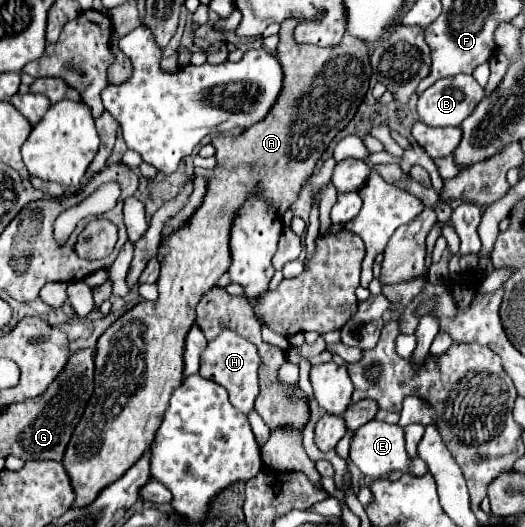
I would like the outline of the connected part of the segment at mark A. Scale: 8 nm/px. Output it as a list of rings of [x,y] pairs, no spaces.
[[[287,19],[281,23],[279,31],[279,47],[277,57],[285,71],[283,95],[279,95],[279,103],[271,109],[267,119],[259,121],[257,125],[249,127],[241,135],[217,135],[213,137],[211,145],[215,147],[217,165],[211,171],[195,171],[209,181],[207,195],[199,211],[191,217],[191,221],[171,233],[167,241],[159,247],[157,259],[161,263],[161,275],[157,281],[159,299],[143,301],[121,315],[97,341],[95,347],[95,389],[85,407],[83,419],[73,431],[73,439],[67,447],[67,455],[63,465],[71,475],[71,483],[75,487],[75,507],[85,507],[95,501],[95,497],[123,477],[123,473],[137,463],[139,457],[151,447],[151,439],[155,439],[155,429],[159,429],[163,411],[167,409],[171,391],[179,387],[183,381],[183,349],[185,349],[185,335],[195,325],[195,307],[201,301],[203,293],[207,293],[219,277],[229,269],[231,253],[229,253],[229,231],[231,219],[235,217],[237,209],[243,205],[249,193],[255,191],[257,183],[263,183],[263,197],[277,207],[279,213],[289,209],[297,199],[307,175],[315,169],[317,159],[325,153],[327,145],[333,137],[345,129],[345,125],[353,119],[357,107],[361,105],[371,79],[371,65],[369,65],[369,45],[353,35],[345,33],[341,43],[335,47],[315,47],[315,45],[301,45],[293,39],[293,29],[297,19]]]

